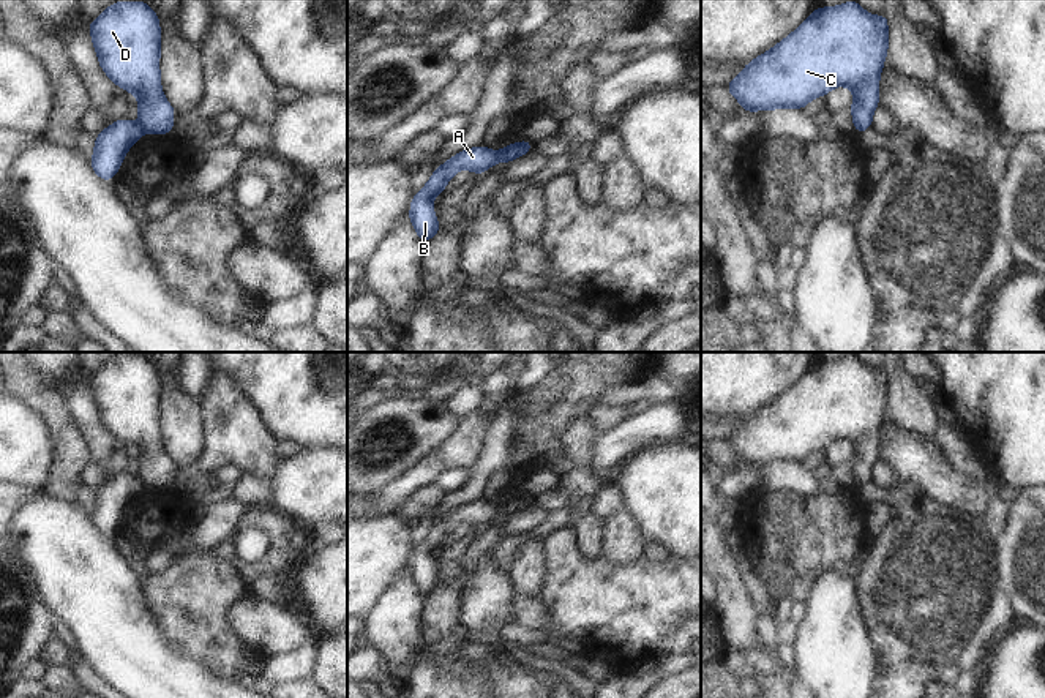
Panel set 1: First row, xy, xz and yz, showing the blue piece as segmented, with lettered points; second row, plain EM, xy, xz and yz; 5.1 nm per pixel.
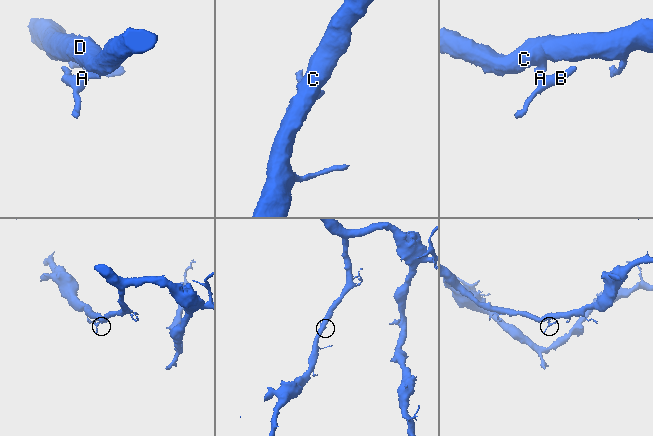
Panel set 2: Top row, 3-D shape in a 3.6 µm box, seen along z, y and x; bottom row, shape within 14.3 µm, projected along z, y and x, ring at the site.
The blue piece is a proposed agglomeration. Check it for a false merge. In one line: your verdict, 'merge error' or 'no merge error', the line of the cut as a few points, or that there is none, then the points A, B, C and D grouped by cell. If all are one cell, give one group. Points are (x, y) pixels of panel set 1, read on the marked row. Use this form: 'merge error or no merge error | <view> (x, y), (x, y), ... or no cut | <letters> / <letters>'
merge error | xz (496, 152), (496, 158), (490, 165) | A B / C D

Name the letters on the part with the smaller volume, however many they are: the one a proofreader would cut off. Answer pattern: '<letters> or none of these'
A, B

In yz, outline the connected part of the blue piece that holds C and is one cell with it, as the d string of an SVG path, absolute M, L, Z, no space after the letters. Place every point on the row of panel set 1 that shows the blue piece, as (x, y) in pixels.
M856 0L830 8L819 6L785 39L748 62L725 88L740 103L745 112L767 112L770 109L805 109L811 99L826 96L832 88L845 85L854 93L849 107L854 131L867 131L871 128L873 112L879 106L879 76L889 49L887 27L886 14L871 16Z

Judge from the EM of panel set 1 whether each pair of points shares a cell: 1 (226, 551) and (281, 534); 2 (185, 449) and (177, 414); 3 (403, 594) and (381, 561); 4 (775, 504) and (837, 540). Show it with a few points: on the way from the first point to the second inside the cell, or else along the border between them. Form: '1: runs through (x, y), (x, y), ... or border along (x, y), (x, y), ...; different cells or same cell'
1: runs through (243, 569), (261, 569), (278, 551); same cell
2: runs through (183, 441), (180, 422); same cell
3: border along (408, 564), (371, 610); different cells
4: runs through (791, 520), (821, 529); same cell

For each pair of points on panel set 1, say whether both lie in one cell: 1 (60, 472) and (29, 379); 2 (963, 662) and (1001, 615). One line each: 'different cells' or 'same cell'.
1: same cell
2: same cell

